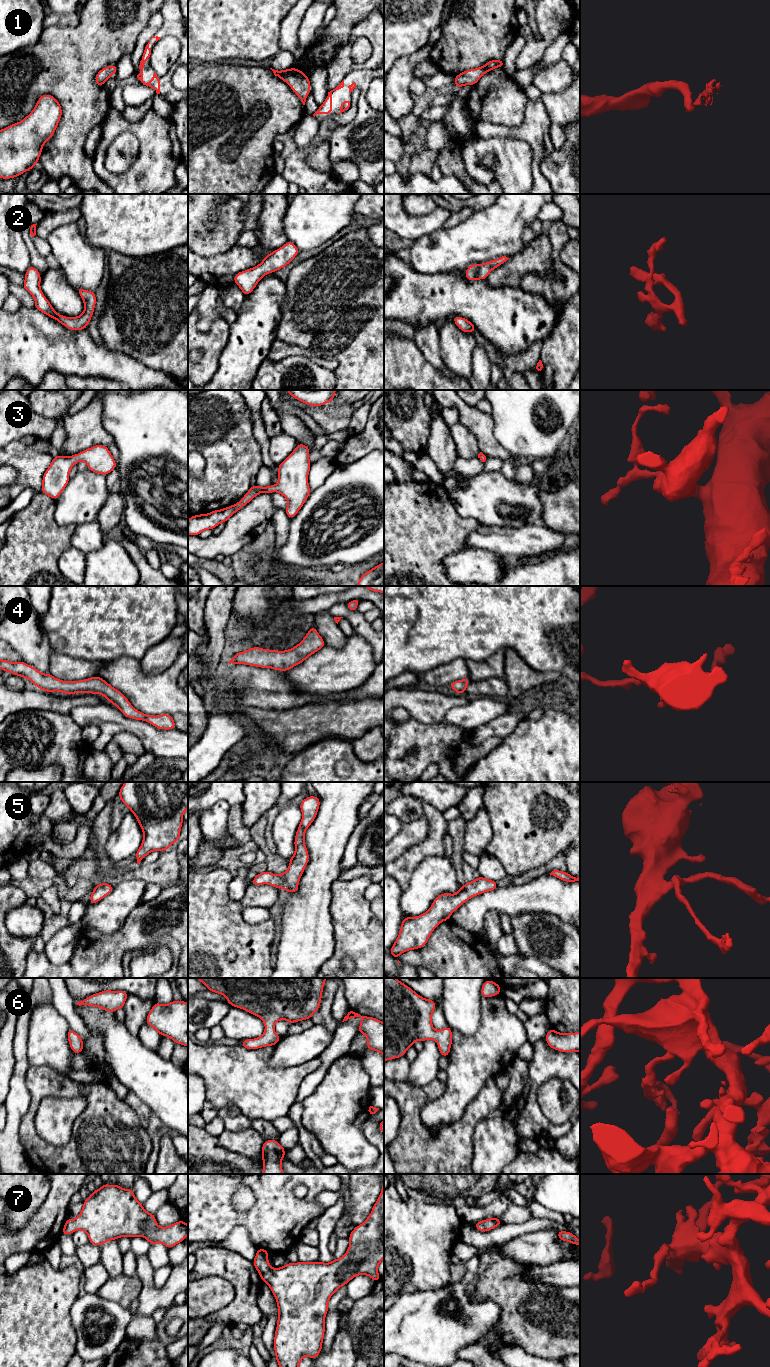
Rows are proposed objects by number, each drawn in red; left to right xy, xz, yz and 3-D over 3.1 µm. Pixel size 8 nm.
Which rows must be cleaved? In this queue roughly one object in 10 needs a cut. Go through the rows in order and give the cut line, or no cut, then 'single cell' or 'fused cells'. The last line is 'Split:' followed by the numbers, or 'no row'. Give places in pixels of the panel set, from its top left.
1: cut none; single cell
2: cut none; single cell
3: cut none; single cell
4: cut none; single cell
5: cut none; single cell
6: cut none; single cell
7: cut none; single cell
Split: no row

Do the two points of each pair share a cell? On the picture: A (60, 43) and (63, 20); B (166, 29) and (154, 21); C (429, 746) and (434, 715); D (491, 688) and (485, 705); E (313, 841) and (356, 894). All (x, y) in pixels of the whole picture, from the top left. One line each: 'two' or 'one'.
A: two
B: two
C: two
D: two
E: two

